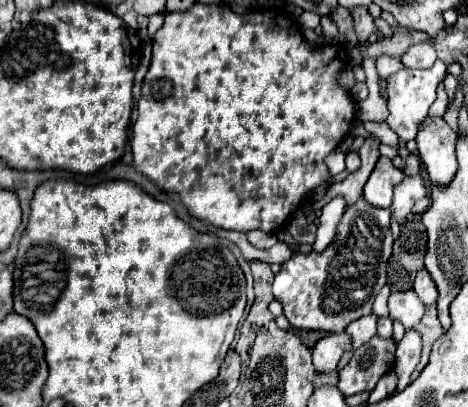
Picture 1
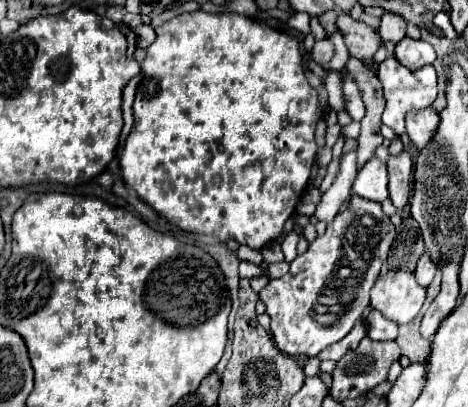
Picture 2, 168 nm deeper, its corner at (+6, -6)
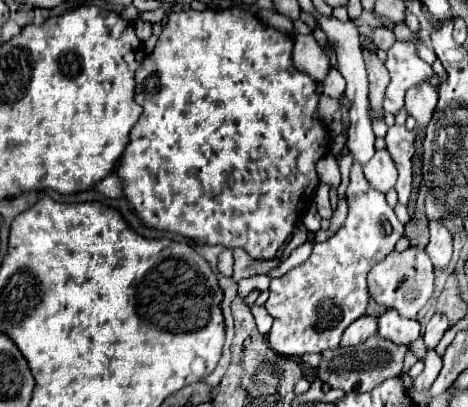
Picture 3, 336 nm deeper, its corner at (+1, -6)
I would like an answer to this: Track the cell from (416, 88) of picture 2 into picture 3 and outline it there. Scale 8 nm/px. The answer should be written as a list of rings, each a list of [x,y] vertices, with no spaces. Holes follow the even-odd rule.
[[[395,42],[391,46],[391,50],[387,52],[385,66],[391,74],[391,82],[387,86],[383,106],[387,112],[391,112],[395,116],[405,106],[405,102],[403,102],[405,92],[411,86],[431,82],[435,72],[427,62],[421,62],[421,58],[417,58],[413,46],[409,46],[405,42]]]

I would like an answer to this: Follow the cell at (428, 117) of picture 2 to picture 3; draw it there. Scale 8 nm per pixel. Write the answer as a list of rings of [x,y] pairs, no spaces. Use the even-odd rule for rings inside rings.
[[[433,84],[413,86],[413,90],[405,94],[405,110],[409,112],[409,116],[417,120],[419,126],[429,124],[435,106],[437,106],[437,88]]]

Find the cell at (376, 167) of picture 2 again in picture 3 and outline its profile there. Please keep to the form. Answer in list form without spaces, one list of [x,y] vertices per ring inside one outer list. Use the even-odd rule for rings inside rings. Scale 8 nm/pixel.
[[[387,150],[375,152],[375,156],[363,166],[363,172],[365,172],[365,178],[369,180],[369,184],[377,192],[387,194],[395,186],[397,168],[395,168],[393,160],[389,158],[389,152]]]

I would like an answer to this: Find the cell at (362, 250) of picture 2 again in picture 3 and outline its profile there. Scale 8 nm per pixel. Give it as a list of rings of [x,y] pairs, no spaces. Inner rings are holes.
[[[353,164],[347,190],[349,216],[329,240],[313,246],[313,254],[301,266],[281,278],[271,280],[267,312],[273,316],[269,346],[289,358],[325,352],[339,346],[341,334],[357,318],[365,316],[369,304],[367,274],[381,262],[403,236],[403,224],[397,219],[383,194],[377,194],[365,182],[361,166]]]

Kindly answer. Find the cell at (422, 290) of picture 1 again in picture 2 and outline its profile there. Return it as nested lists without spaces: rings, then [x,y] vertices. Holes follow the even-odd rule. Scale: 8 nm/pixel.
[[[424,252],[418,260],[418,266],[416,266],[416,280],[422,284],[422,286],[428,286],[436,274],[438,266],[432,262],[432,258],[428,258],[428,252]]]

